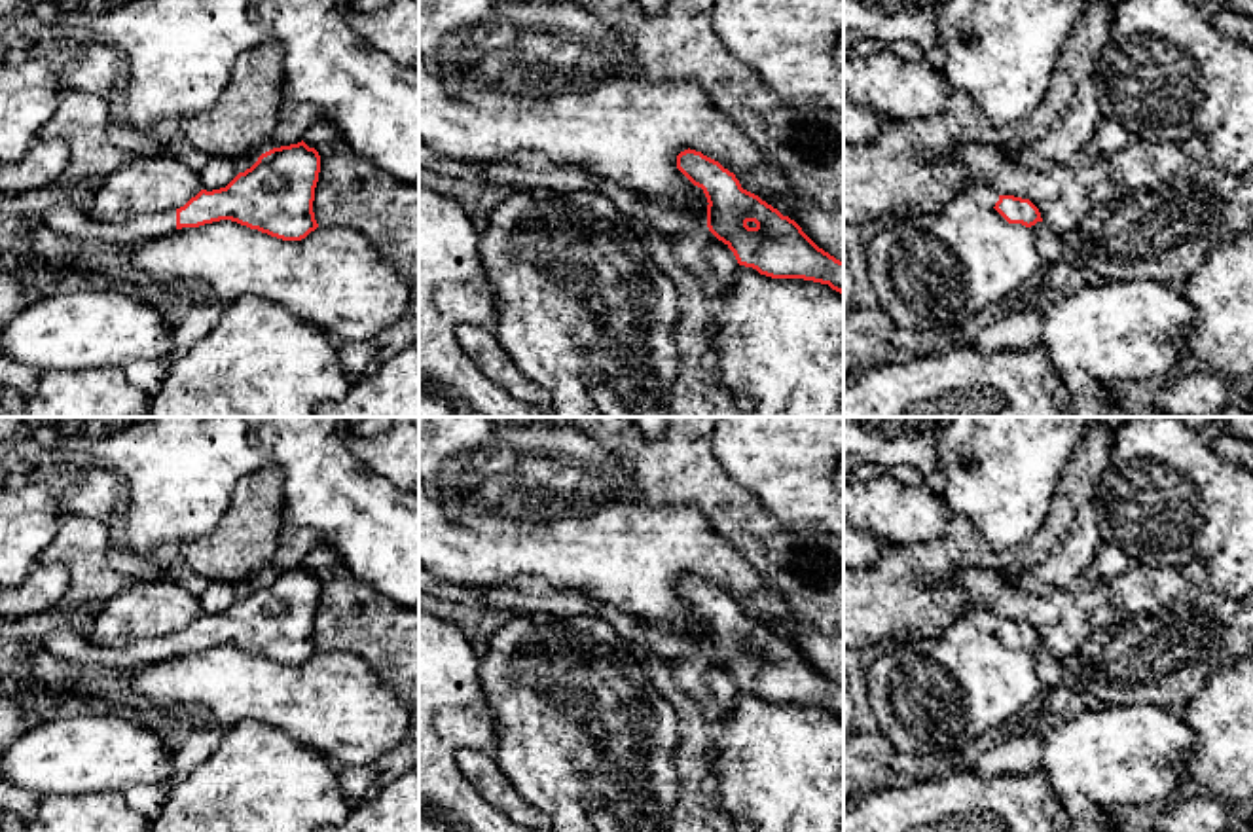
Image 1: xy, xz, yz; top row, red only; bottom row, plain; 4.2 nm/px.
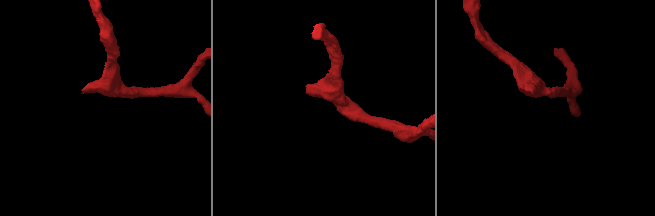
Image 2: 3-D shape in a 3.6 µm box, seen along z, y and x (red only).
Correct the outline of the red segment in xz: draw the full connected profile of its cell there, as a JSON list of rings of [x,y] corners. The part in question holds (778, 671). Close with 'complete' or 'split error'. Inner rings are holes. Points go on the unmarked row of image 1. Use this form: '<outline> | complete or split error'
[[[690,572],[677,580],[677,593],[703,614],[709,627],[707,652],[734,677],[739,690],[753,692],[772,703],[804,703],[828,709],[844,718],[844,686],[819,673],[794,644],[743,614],[734,597]]] | complete

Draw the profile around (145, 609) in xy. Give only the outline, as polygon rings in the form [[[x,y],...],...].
[[[171,576],[133,580],[100,603],[89,637],[97,646],[123,650],[138,639],[176,635],[201,614],[199,599]]]

